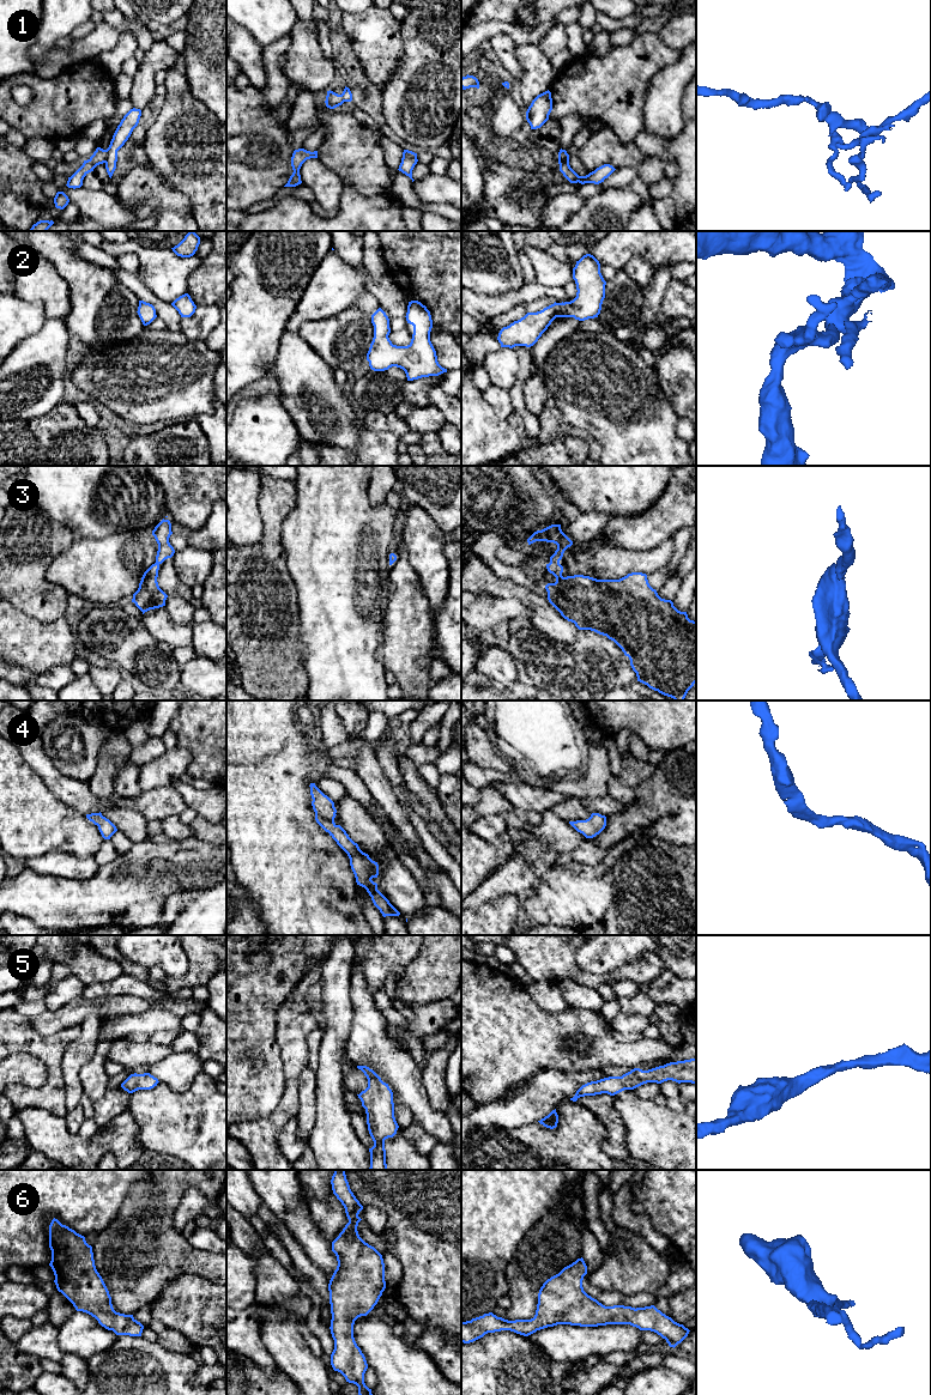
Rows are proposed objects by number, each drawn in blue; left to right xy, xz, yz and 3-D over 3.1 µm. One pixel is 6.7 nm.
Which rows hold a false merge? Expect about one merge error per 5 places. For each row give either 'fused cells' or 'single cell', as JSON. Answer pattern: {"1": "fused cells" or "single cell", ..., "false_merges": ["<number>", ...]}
{"1": "fused cells", "2": "single cell", "3": "single cell", "4": "single cell", "5": "single cell", "6": "single cell", "false_merges": ["1"]}

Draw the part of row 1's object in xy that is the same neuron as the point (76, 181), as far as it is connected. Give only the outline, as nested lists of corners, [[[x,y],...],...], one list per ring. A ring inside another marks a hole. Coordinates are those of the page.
[[[97,147],[93,154],[87,160],[84,160],[83,165],[71,177],[68,177],[66,186],[73,189],[80,188],[84,177],[89,172],[93,171],[97,165],[105,163],[107,154],[107,150]]]

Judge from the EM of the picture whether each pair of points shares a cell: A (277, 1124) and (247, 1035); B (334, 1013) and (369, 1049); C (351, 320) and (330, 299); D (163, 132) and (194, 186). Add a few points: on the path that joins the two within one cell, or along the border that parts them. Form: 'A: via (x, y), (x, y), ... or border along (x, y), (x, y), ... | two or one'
A: border along (285, 1086), (277, 1107), (268, 1115), (246, 1121) | two
B: border along (351, 1002), (351, 1030), (344, 1050) | two
C: border along (356, 307), (344, 309), (324, 319), (314, 319) | two
D: via (164, 145), (189, 173) | one

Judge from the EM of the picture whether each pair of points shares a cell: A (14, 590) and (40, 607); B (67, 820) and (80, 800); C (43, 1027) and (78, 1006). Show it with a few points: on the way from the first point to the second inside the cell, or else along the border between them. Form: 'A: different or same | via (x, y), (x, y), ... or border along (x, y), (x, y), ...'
A: same | via (20, 590), (34, 601)
B: different | border along (52, 793), (85, 816)
C: same | via (52, 1022), (70, 1014)

